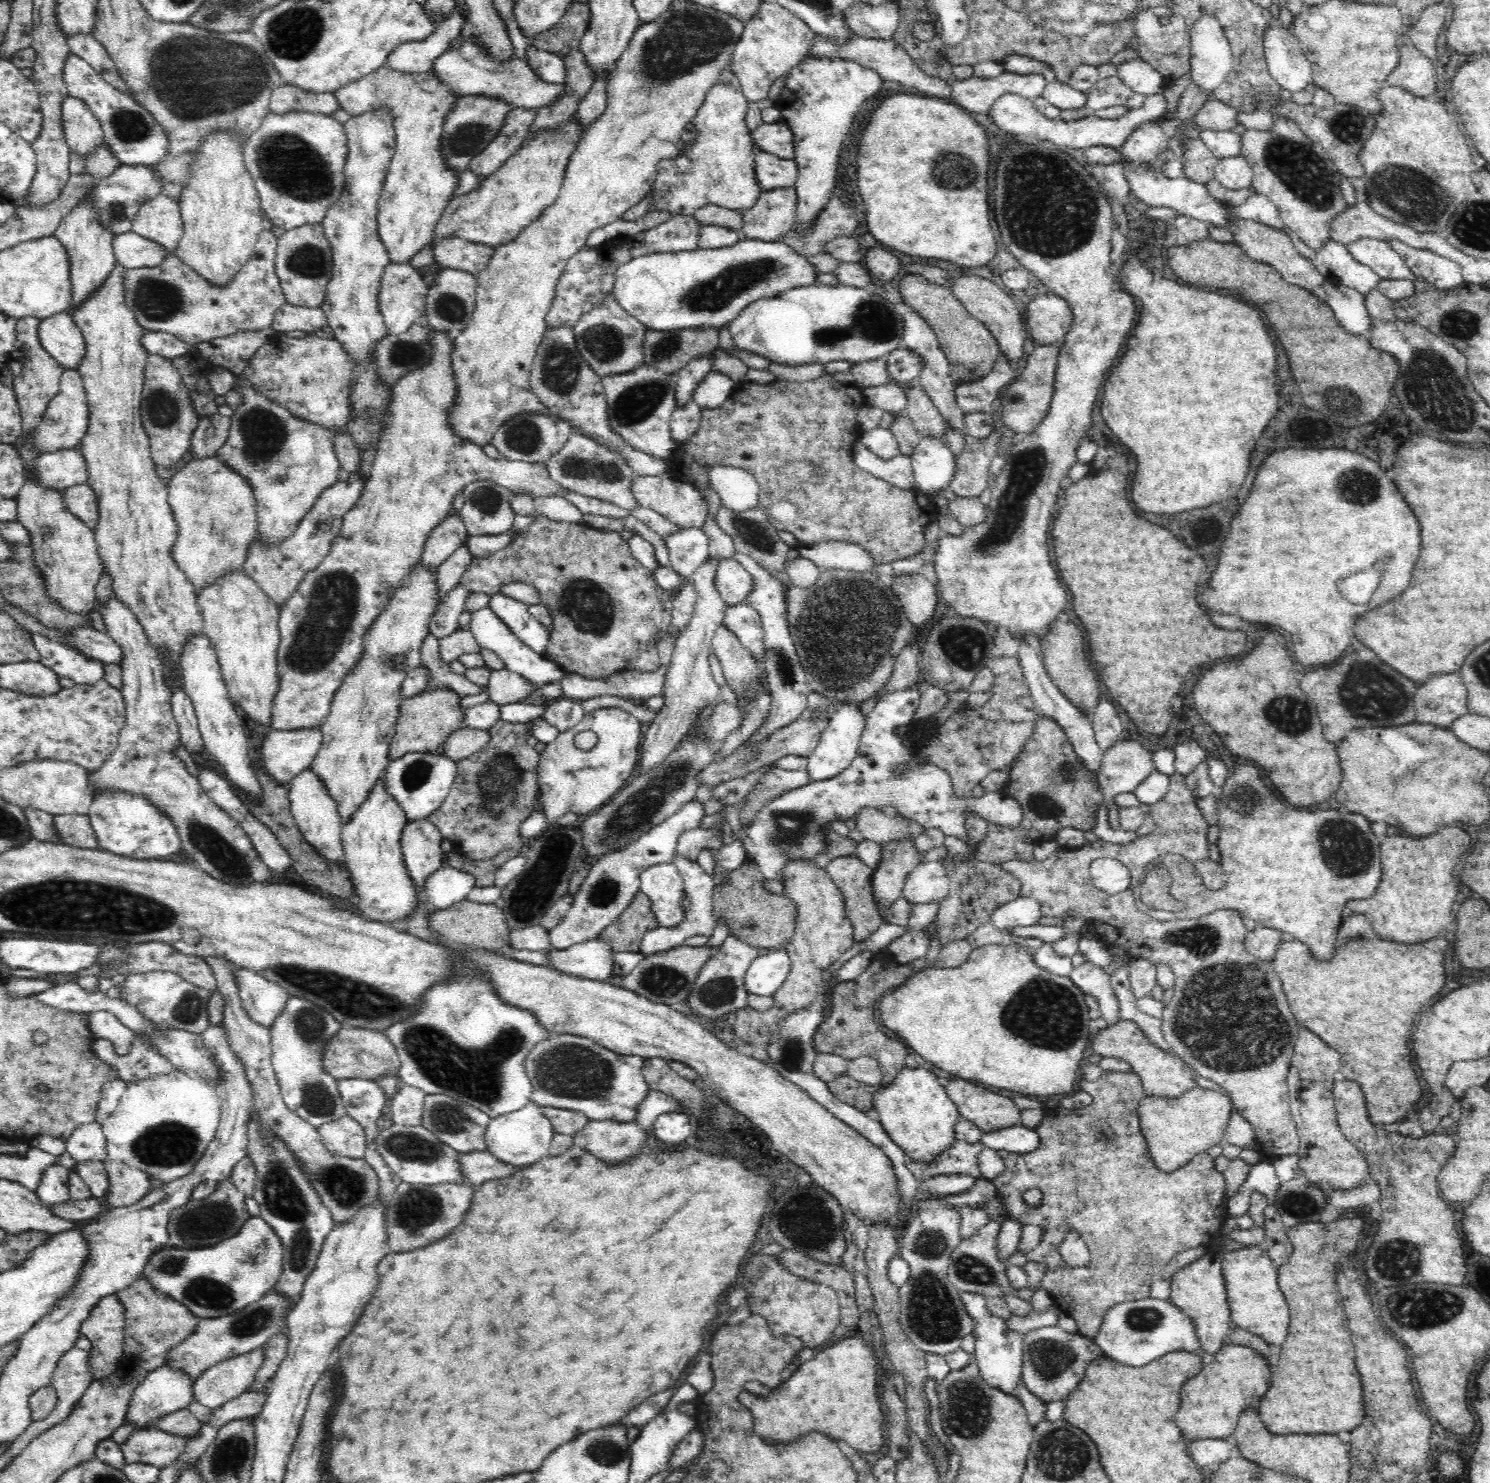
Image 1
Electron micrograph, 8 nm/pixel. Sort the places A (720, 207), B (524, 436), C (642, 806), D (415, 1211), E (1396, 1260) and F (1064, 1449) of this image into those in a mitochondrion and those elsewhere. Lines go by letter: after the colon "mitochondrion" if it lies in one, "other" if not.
A: other
B: mitochondrion
C: mitochondrion
D: mitochondrion
E: mitochondrion
F: mitochondrion

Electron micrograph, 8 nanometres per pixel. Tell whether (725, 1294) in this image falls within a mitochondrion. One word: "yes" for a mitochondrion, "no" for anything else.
no

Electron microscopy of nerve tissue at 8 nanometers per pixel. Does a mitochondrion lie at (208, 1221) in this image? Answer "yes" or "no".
yes

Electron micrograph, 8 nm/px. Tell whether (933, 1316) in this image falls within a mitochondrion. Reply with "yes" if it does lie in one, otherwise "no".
yes

